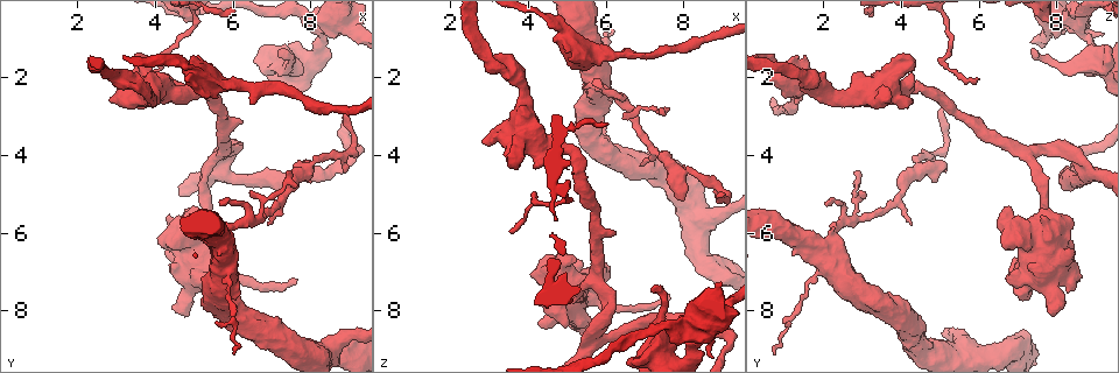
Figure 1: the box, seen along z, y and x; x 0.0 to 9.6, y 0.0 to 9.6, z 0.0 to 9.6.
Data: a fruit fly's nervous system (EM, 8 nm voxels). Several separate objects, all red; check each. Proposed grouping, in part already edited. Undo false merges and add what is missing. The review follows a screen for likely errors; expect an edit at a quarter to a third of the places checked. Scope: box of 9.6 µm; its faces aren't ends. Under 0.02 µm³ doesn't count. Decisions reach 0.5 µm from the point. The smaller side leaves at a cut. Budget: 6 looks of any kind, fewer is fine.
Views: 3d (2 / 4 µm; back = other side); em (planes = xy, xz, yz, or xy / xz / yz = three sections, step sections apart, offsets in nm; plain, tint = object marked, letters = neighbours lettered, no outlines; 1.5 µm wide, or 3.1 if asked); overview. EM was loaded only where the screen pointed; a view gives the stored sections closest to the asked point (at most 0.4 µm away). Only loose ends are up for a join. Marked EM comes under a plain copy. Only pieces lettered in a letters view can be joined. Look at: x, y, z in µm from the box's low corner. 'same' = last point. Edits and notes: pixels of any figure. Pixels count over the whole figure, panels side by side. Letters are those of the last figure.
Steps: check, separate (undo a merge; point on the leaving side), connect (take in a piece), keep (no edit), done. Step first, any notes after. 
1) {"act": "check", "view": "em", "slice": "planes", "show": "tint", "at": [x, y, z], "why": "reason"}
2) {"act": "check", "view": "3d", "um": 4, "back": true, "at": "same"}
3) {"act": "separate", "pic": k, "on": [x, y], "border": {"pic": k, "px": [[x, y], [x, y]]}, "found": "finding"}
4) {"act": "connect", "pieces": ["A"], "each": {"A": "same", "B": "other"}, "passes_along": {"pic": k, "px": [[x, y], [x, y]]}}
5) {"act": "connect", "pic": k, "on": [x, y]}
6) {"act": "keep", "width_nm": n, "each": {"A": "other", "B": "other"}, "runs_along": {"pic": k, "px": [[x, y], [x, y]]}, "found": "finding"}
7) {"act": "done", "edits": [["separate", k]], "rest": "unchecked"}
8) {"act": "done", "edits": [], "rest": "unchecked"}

{"act": "check", "view": "em", "slice": "xy", "step": 4, "show": "tint", "at": [4.95, 1.80, 0.75]}

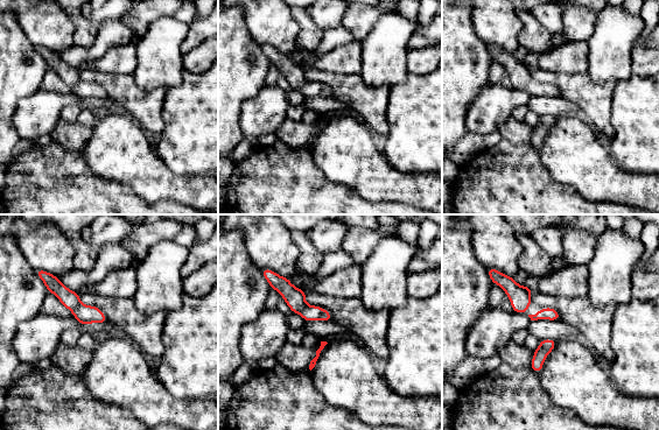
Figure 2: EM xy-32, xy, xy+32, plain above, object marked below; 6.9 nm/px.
{"act": "check", "view": "em", "slice": "xy", "step": 4, "show": "letters", "at": "same"}

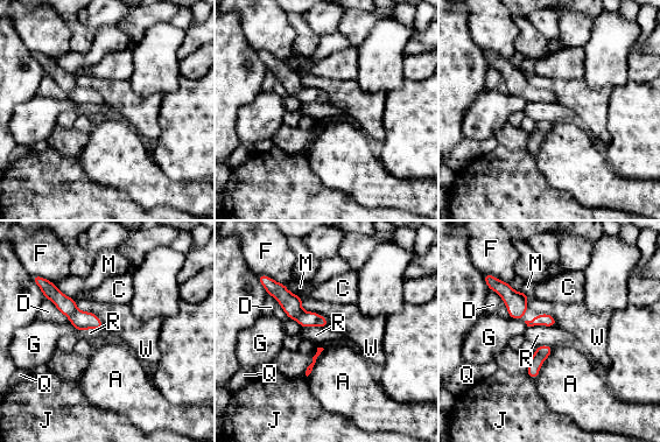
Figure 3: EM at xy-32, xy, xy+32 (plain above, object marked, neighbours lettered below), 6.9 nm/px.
{"act": "keep", "longest_contact_nm": ["A", 260], "each": {"A": "other", "C": "other", "D": "other", "F": "other", "G": "other", "J": "other", "M": "other", "Q": "other", "R": "other", "W": "other"}, "border": {"pic": 3, "px": [[328, 324], [302, 328]]}, "found": "one neuron here"}

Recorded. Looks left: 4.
{"act": "check", "view": "em", "slice": "xz", "step": 8, "show": "letters", "at": [3.50, 2.00, 6.00], "why": "tapers out"}

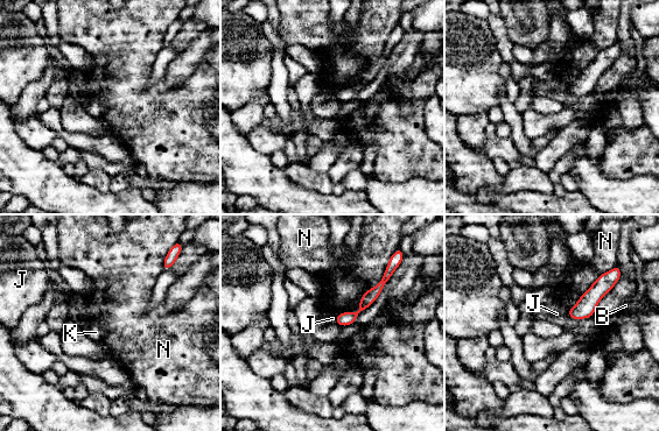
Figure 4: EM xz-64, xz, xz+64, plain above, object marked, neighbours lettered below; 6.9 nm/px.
{"act": "keep", "each": {"B": "other", "J": "other", "K": "other", "N": "other"}, "border": {"pic": 4, "px": [[332, 320], [342, 326]]}, "found": "none of them fits"}

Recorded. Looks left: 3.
{"act": "check", "view": "em", "slice": "yz", "step": 4, "show": "letters", "at": [7.60, 7.25, 7.75], "why": "an open end"}

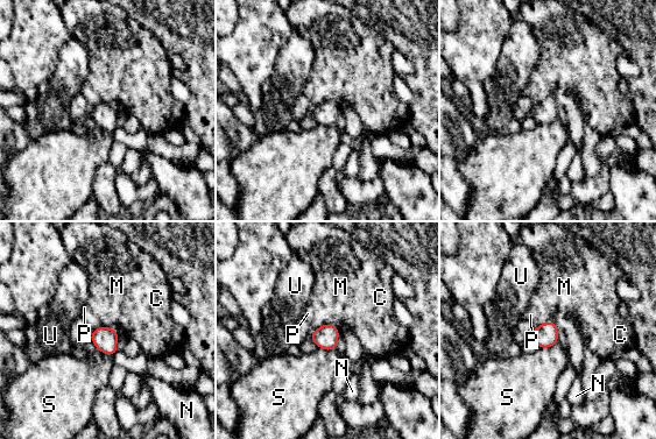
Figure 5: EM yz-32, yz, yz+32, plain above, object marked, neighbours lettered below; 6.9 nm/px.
{"act": "keep", "each": {"C": "other", "M": "other", "N": "other", "P": "other", "S": "other", "U": "other"}, "found": "none of them fits"}

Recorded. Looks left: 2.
{"act": "done", "edits": [], "rest": "unchecked"}

